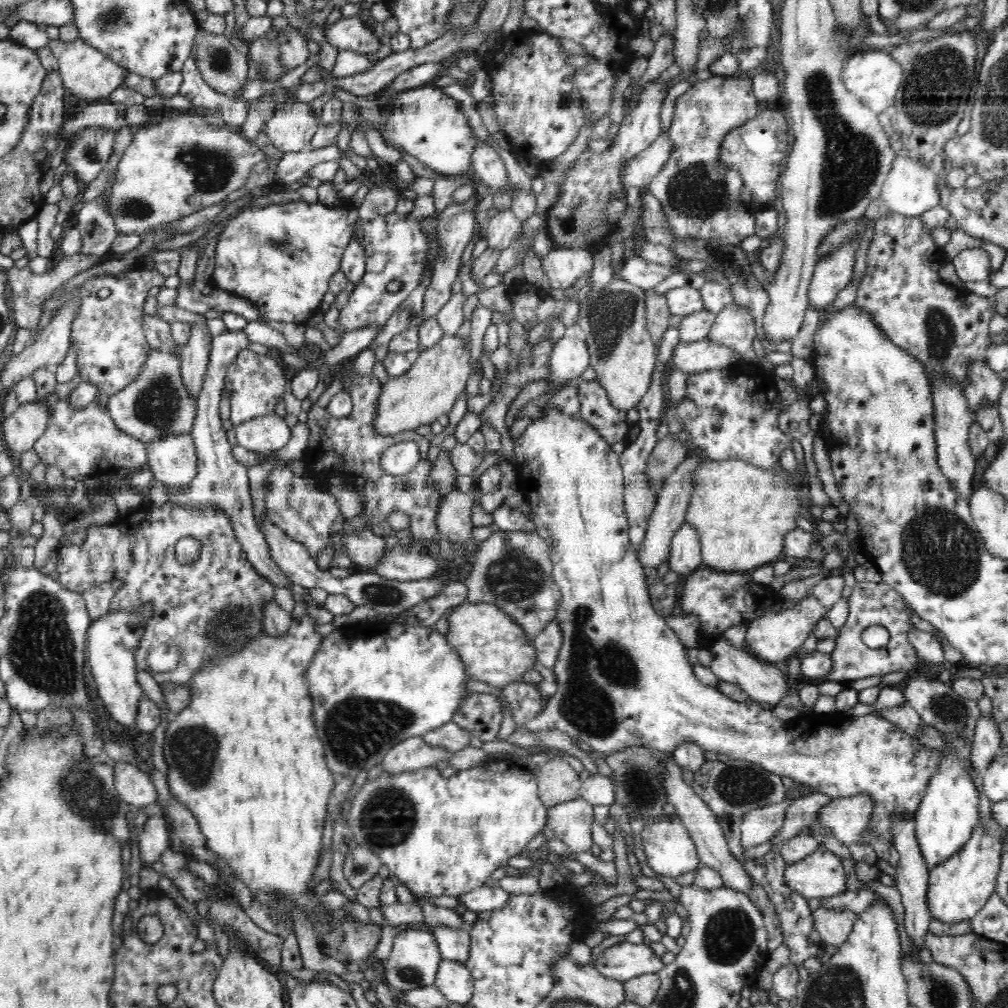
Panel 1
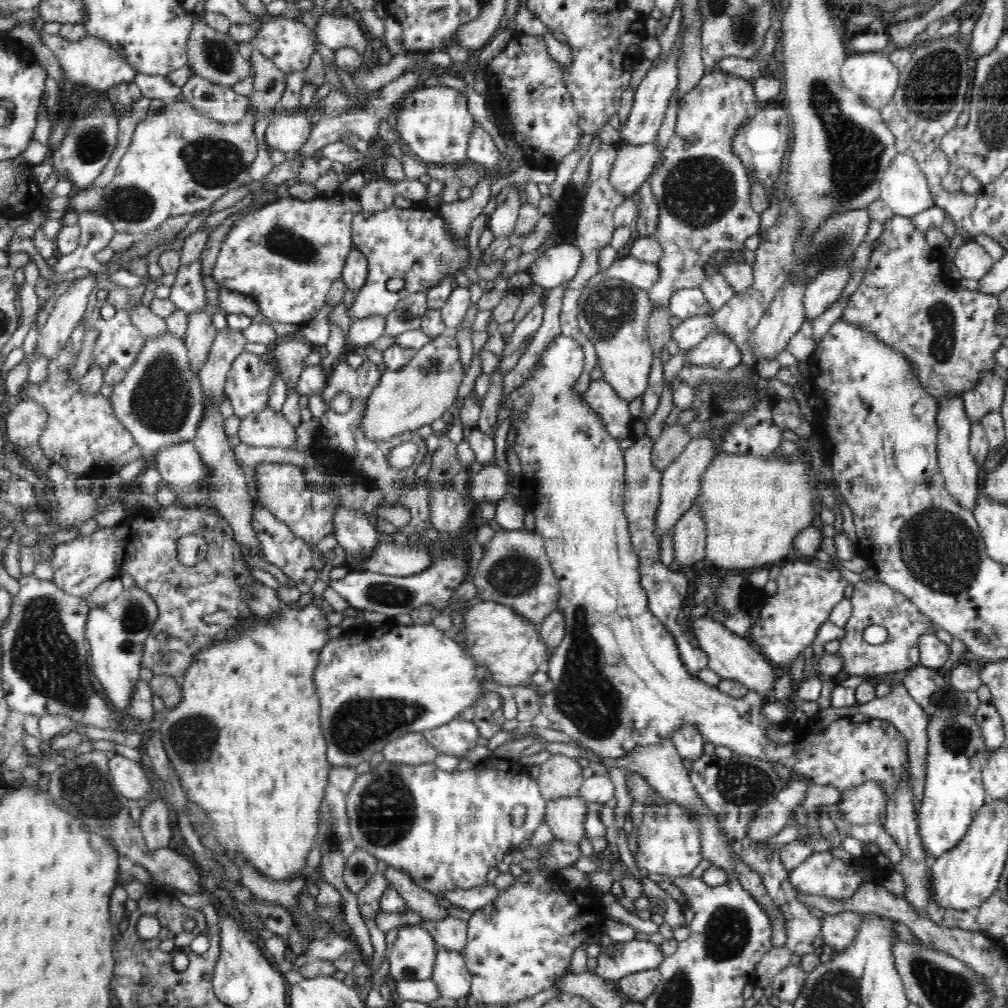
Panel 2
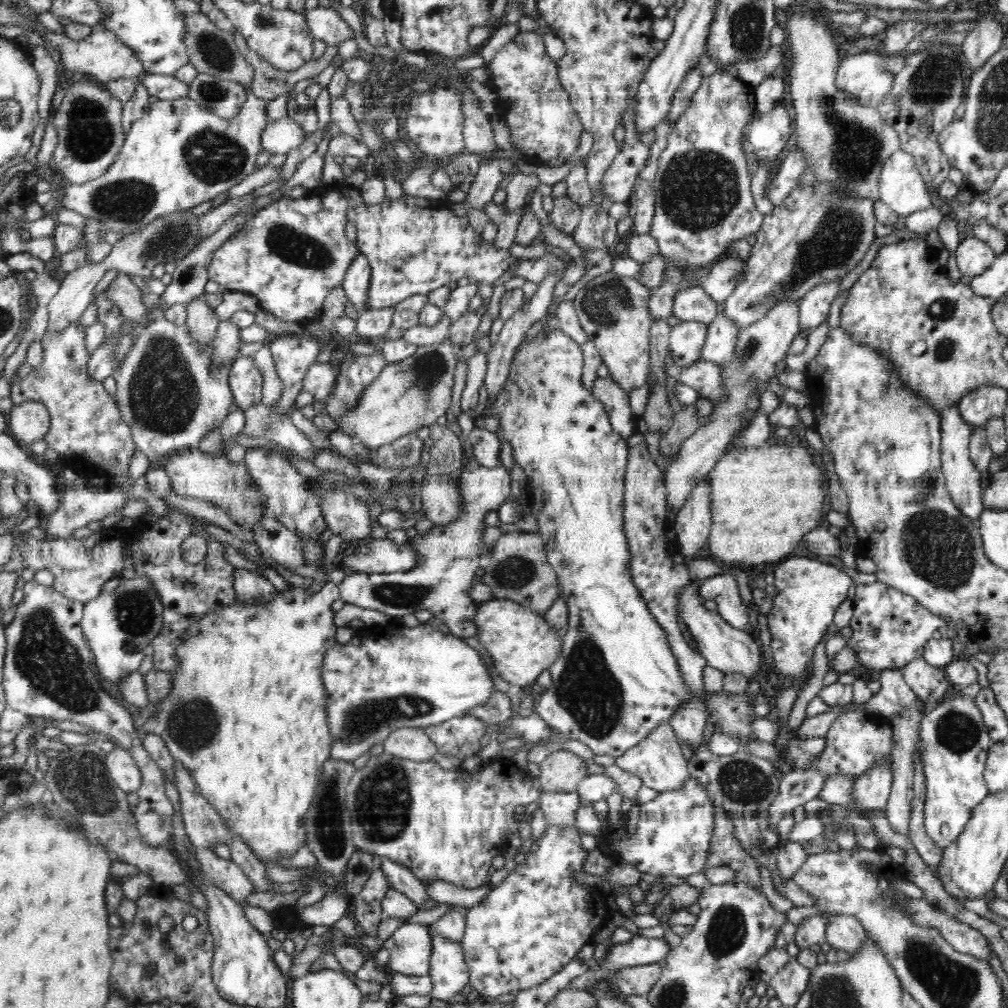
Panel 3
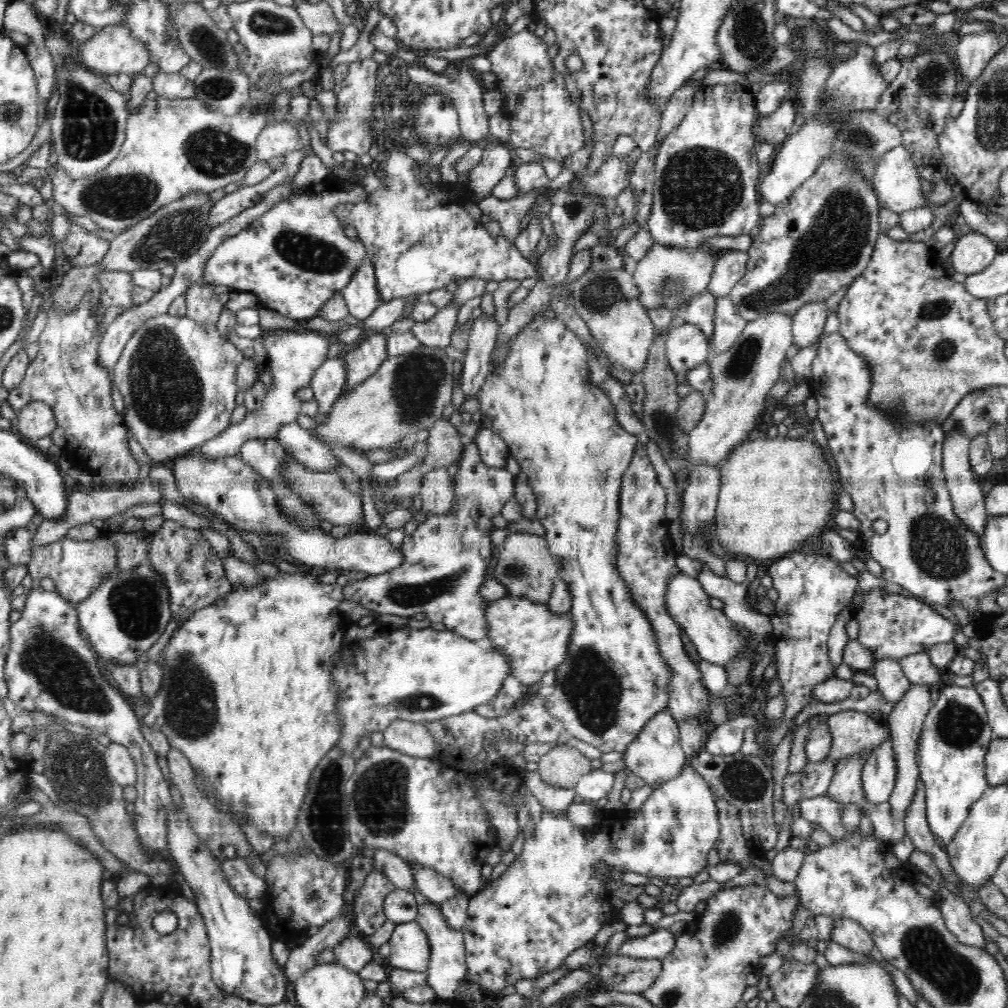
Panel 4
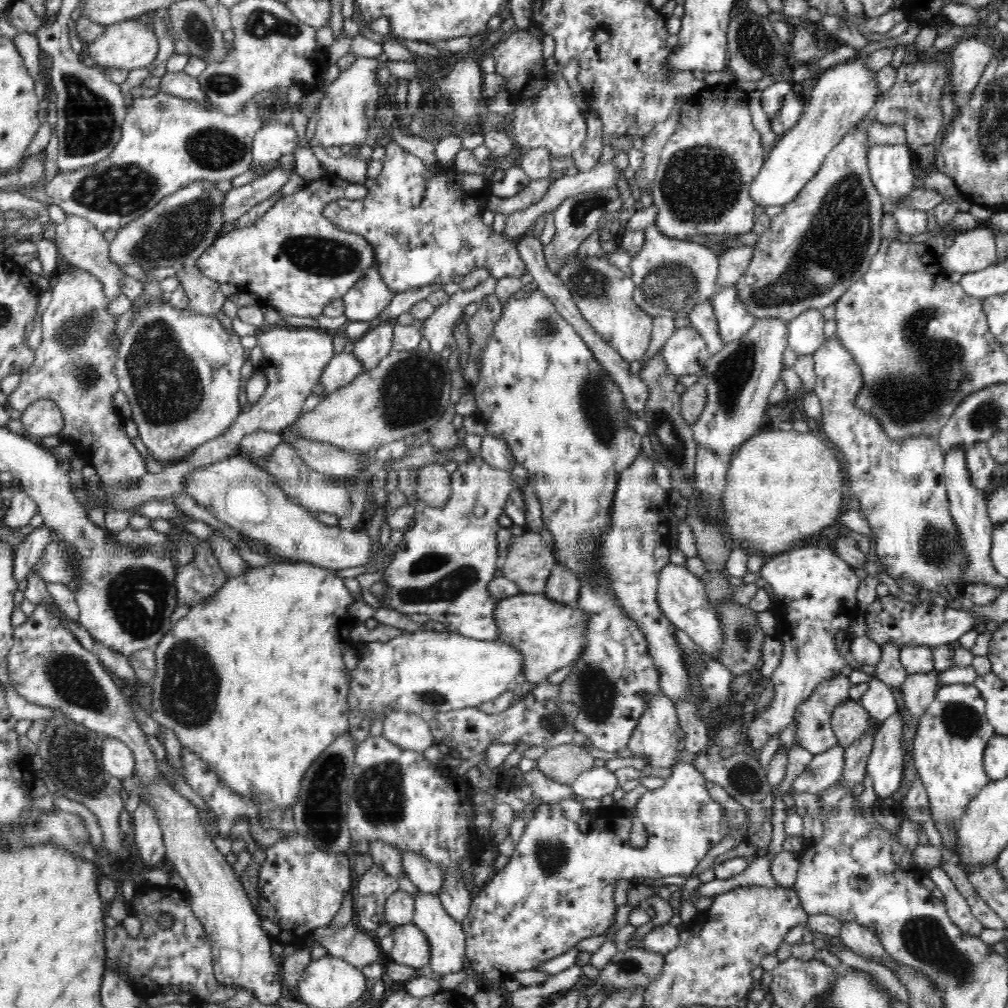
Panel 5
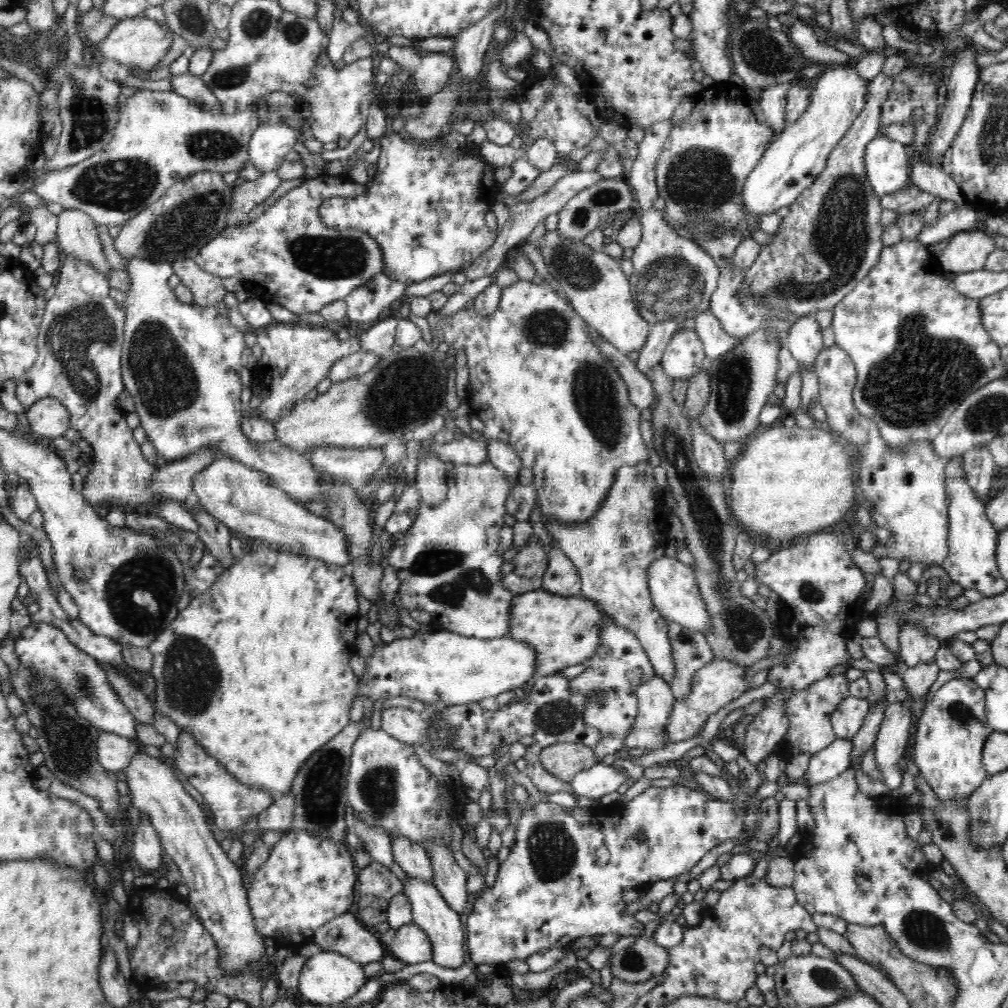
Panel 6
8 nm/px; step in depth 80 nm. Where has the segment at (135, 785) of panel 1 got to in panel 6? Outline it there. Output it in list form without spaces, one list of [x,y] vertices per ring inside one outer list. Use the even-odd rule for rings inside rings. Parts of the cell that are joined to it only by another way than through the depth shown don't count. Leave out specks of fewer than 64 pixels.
[[[100,730],[98,742],[98,761],[110,773],[124,772],[130,766],[130,741],[112,732]]]

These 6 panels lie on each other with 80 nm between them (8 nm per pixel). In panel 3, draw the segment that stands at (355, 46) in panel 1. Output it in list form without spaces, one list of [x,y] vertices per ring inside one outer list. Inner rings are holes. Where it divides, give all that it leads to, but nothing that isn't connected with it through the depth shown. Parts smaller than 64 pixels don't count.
[[[318,6],[313,9],[305,9],[305,21],[315,39],[323,40],[327,46],[339,47],[344,40],[353,38],[354,31],[337,11],[330,7]]]

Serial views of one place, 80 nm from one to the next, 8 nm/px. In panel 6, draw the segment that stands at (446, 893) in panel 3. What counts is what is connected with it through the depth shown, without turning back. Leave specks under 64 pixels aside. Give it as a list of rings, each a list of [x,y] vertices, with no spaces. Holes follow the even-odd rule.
[[[395,837],[392,840],[394,859],[406,875],[424,883],[434,884],[434,870],[426,849],[405,837]]]

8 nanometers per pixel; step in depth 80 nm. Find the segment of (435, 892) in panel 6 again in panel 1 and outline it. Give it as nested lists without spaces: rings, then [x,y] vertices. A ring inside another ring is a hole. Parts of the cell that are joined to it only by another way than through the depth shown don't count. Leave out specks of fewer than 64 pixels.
[[[441,960],[436,972],[435,985],[448,1003],[465,1005],[473,996],[474,983],[465,964],[456,960]]]

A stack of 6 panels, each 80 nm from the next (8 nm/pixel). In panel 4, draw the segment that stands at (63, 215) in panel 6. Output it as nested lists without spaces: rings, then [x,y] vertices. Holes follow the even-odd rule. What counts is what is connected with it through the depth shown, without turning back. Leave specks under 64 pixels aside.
[[[70,224],[66,242],[58,242],[73,266],[94,266],[100,264],[109,251],[110,242],[84,229]],[[102,270],[96,278],[99,285],[102,285],[101,304],[102,306],[120,306],[122,310],[132,310],[137,304],[134,301],[134,286],[132,273],[123,270],[112,272]]]

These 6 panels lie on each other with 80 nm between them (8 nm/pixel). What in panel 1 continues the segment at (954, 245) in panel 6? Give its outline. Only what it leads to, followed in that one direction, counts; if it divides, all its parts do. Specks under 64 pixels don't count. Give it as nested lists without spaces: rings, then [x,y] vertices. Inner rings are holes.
[[[983,248],[962,250],[952,260],[956,274],[965,282],[982,282],[991,274],[990,254]]]

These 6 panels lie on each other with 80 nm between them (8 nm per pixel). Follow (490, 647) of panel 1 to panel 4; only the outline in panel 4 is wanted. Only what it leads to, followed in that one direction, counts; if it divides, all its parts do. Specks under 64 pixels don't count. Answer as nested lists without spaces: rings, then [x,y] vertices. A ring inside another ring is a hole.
[[[508,596],[500,598],[496,601],[490,601],[488,604],[488,608],[486,608],[485,610],[485,619],[487,622],[487,629],[488,629],[487,637],[488,640],[492,642],[491,647],[495,648],[496,650],[501,650],[507,656],[507,658],[509,658],[509,665],[510,665],[509,675],[514,676],[514,678],[517,678],[520,681],[520,684],[522,685],[532,685],[534,683],[540,682],[545,672],[558,668],[562,664],[562,662],[566,660],[566,657],[569,656],[570,637],[573,634],[573,628],[575,625],[569,612],[564,612],[564,614],[552,614],[547,604],[530,602],[526,598]]]

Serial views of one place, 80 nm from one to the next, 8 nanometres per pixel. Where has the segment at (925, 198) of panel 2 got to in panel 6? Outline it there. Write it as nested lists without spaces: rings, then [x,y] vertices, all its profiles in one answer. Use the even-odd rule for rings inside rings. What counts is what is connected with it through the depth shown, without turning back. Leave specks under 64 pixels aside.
[[[876,136],[866,144],[864,164],[870,186],[878,196],[894,194],[911,186],[909,150],[905,144]]]

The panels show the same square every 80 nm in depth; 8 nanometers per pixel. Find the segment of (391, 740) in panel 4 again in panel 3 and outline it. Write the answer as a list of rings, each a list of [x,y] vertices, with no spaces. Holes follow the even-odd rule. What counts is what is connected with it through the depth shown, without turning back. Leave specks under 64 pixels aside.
[[[400,728],[384,740],[383,747],[390,756],[416,762],[430,760],[439,753],[424,728]]]

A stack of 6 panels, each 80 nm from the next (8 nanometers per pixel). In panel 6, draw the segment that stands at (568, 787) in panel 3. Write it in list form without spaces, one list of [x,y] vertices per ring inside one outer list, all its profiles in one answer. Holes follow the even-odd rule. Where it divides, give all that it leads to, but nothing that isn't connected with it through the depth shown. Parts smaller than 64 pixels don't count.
[[[574,742],[543,747],[539,761],[546,772],[564,782],[571,782],[578,772],[588,770],[598,762],[592,748]]]

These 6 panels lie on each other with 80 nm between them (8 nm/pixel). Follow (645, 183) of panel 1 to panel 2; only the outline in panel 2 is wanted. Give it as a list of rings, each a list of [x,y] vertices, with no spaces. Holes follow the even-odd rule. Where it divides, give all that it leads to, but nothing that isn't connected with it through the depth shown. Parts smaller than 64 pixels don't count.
[[[656,142],[640,144],[640,146],[618,144],[609,181],[616,192],[622,193],[627,198],[635,195],[660,162],[661,152]]]

